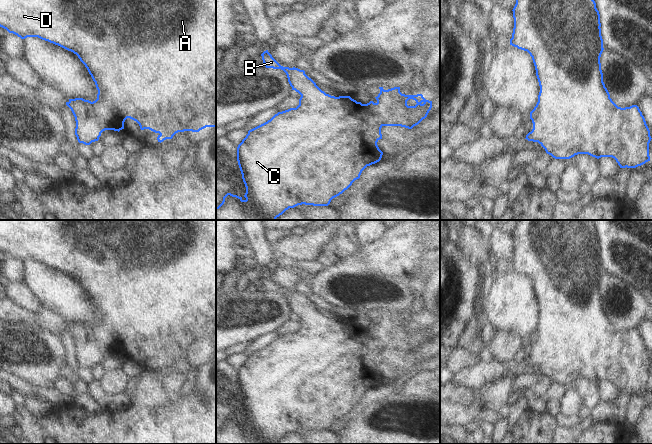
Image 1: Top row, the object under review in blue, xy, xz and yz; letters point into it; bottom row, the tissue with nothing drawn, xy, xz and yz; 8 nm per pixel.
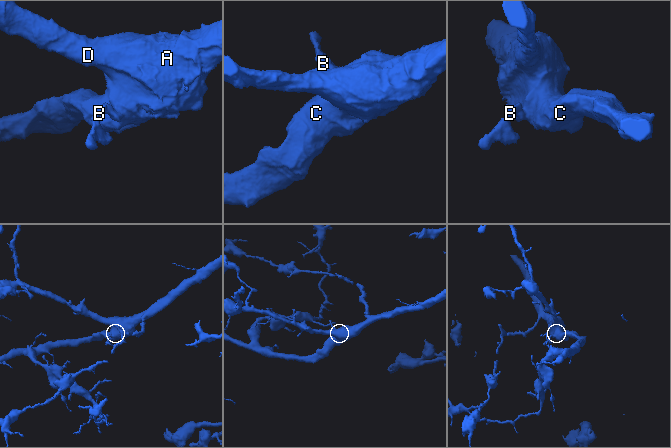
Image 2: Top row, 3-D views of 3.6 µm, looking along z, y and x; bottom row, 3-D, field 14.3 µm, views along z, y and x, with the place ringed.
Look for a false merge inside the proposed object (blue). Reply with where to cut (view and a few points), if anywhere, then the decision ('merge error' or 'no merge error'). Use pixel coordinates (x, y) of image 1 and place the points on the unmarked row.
no cut; no merge error

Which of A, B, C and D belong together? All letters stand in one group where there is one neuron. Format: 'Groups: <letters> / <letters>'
Groups: A B C D.

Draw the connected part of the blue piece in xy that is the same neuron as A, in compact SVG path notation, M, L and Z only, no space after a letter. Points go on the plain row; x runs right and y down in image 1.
M0 220L0 251L6 253L9 257L13 257L25 263L27 261L38 261L58 269L68 275L73 276L78 280L80 285L85 289L98 314L97 323L93 326L83 322L69 323L66 329L71 333L75 345L75 359L79 367L90 369L92 366L98 365L101 357L105 354L120 355L124 353L124 346L127 342L136 345L141 354L149 353L158 357L158 366L163 366L166 363L172 363L178 356L192 355L199 356L206 351L216 351L216 220Z

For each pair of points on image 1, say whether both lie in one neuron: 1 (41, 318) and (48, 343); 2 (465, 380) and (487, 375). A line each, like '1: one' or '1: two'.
1: two
2: one

